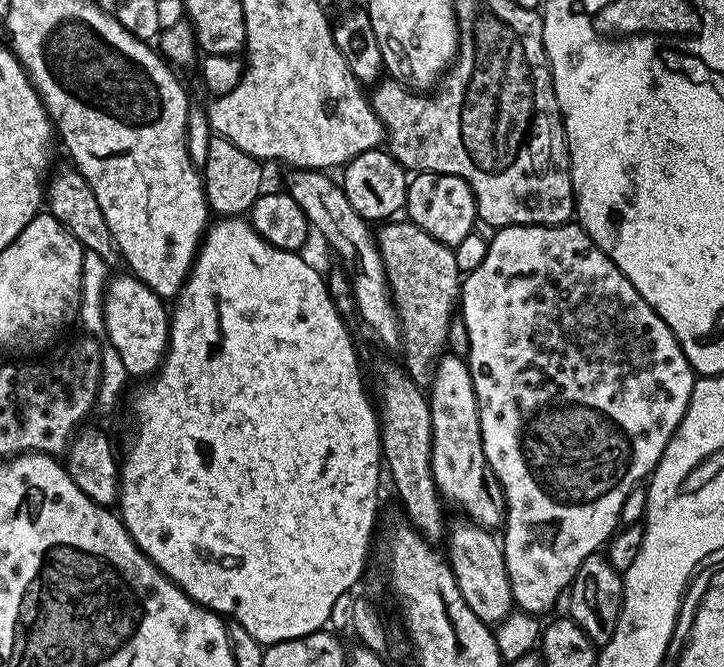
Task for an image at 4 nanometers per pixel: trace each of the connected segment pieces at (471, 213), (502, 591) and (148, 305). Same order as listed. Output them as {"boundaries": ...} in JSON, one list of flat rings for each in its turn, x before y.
{"boundaries":[[[417,172,408,181,406,216,426,234,438,238,438,242,455,246,471,234,477,218,476,195,462,178,437,172]],[[460,518,456,525,446,532,446,559,452,568,454,578,458,582,458,590,462,598,466,598,466,606,478,614,483,624,495,626,507,618,513,611,510,578,506,570,504,545,495,531,483,528,467,518]],[[134,274,127,275,113,275,104,290,106,340,114,346,114,350,118,350,129,377,148,378,159,372,164,362,164,354,168,350,170,312,165,301,154,294,150,286,143,284]]]}

